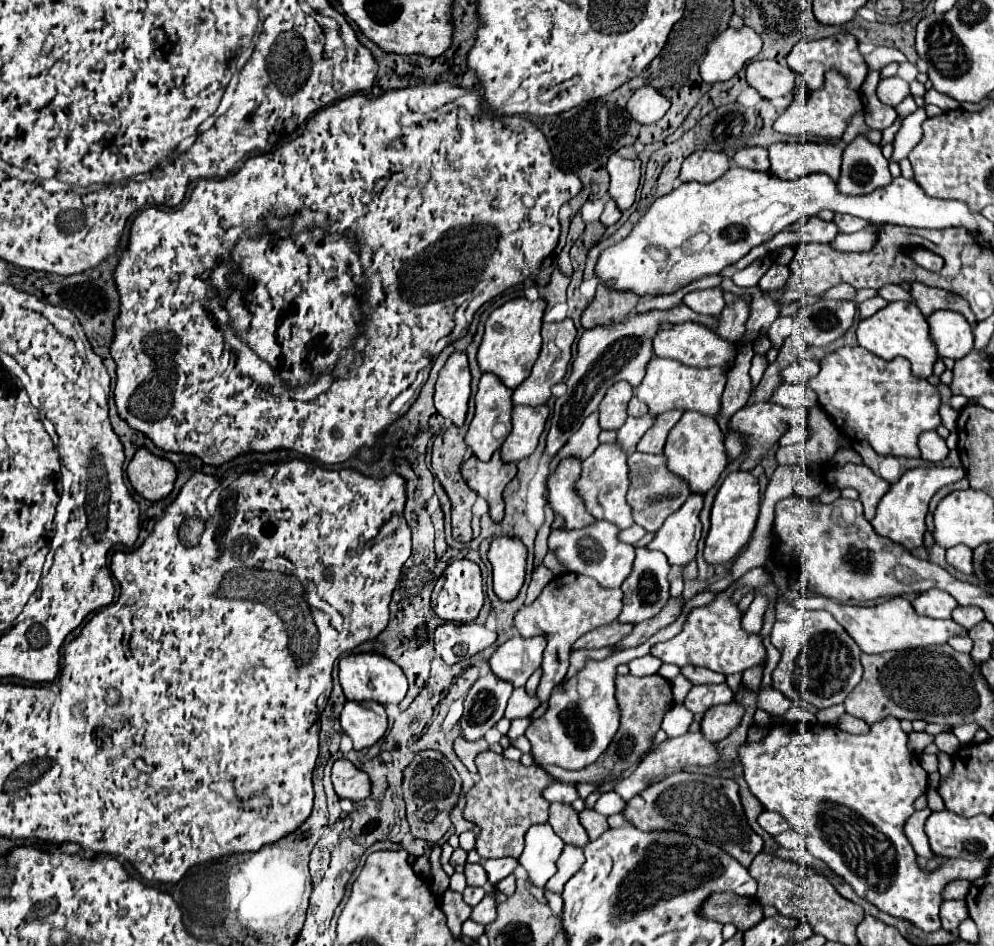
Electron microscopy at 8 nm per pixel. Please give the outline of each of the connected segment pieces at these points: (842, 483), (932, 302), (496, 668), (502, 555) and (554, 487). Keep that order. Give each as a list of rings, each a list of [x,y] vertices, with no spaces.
[[[844,464],[842,468],[828,468],[828,474],[822,474],[824,482],[828,486],[834,486],[838,490],[842,488],[854,488],[858,490],[858,500],[864,506],[864,518],[874,518],[876,504],[888,492],[890,484],[876,476],[868,466],[864,464]]]
[[[914,282],[912,284],[912,290],[910,294],[914,296],[916,300],[916,306],[922,310],[922,314],[928,318],[930,314],[938,312],[938,310],[952,310],[952,312],[958,312],[962,314],[972,326],[978,322],[976,316],[972,314],[968,302],[948,290],[942,290],[942,288],[932,288],[932,286],[926,286],[926,284],[918,284]]]
[[[516,634],[492,654],[488,664],[500,680],[512,682],[514,688],[520,688],[526,684],[532,672],[540,668],[544,646],[546,646],[544,636],[522,638]]]
[[[508,534],[492,538],[488,560],[494,568],[494,592],[500,600],[514,600],[524,584],[526,546]]]
[[[566,458],[560,462],[556,472],[548,480],[548,490],[550,490],[548,498],[552,510],[566,518],[566,528],[570,530],[584,528],[588,524],[594,524],[596,520],[586,512],[582,498],[574,492],[578,474],[580,474],[580,460]]]

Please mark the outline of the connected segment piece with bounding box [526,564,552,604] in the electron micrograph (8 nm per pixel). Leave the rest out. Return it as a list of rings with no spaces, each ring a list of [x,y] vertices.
[[[540,564],[540,566],[536,566],[534,568],[534,572],[532,572],[532,582],[530,582],[530,586],[528,586],[528,596],[526,596],[526,604],[532,604],[538,596],[540,596],[540,592],[542,592],[542,588],[548,584],[552,580],[552,572],[544,566],[544,564]]]

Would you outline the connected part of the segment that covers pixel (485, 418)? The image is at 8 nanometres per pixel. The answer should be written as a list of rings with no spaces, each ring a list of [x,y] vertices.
[[[482,374],[478,392],[476,392],[476,414],[466,432],[466,444],[472,454],[488,462],[492,454],[502,446],[502,438],[494,436],[494,426],[504,424],[510,432],[510,414],[512,414],[512,390],[508,390],[494,374]]]

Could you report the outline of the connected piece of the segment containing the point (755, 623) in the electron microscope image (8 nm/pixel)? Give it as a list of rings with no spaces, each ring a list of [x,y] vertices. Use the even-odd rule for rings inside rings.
[[[756,594],[754,602],[748,606],[744,618],[742,618],[742,626],[744,630],[750,630],[750,632],[760,632],[762,624],[764,624],[764,612],[768,608],[768,596],[766,594]]]

